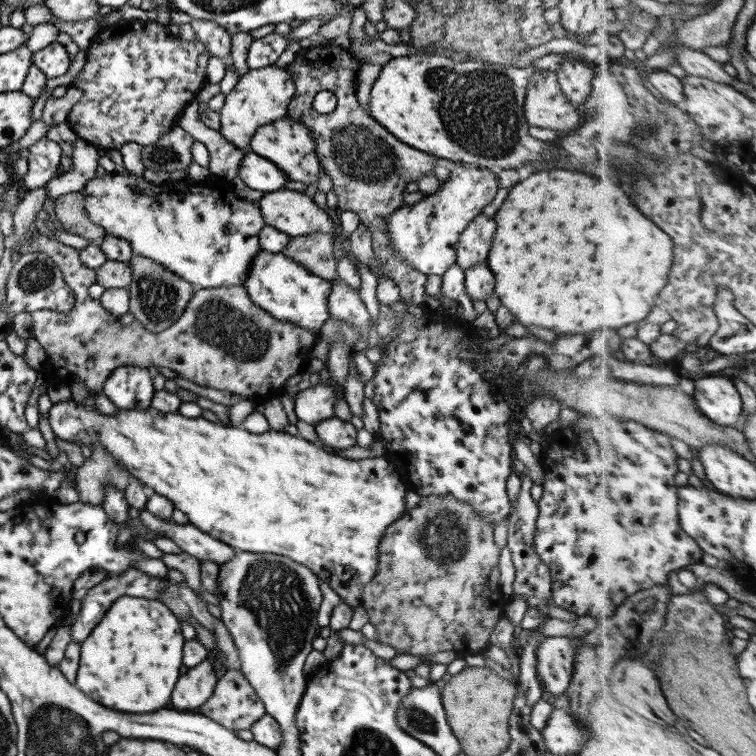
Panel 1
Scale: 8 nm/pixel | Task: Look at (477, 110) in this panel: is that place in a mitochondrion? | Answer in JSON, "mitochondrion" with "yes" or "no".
{"mitochondrion":"yes"}

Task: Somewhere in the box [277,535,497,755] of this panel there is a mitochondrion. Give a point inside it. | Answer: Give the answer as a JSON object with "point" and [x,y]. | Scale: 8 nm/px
{"point":[416,717]}

